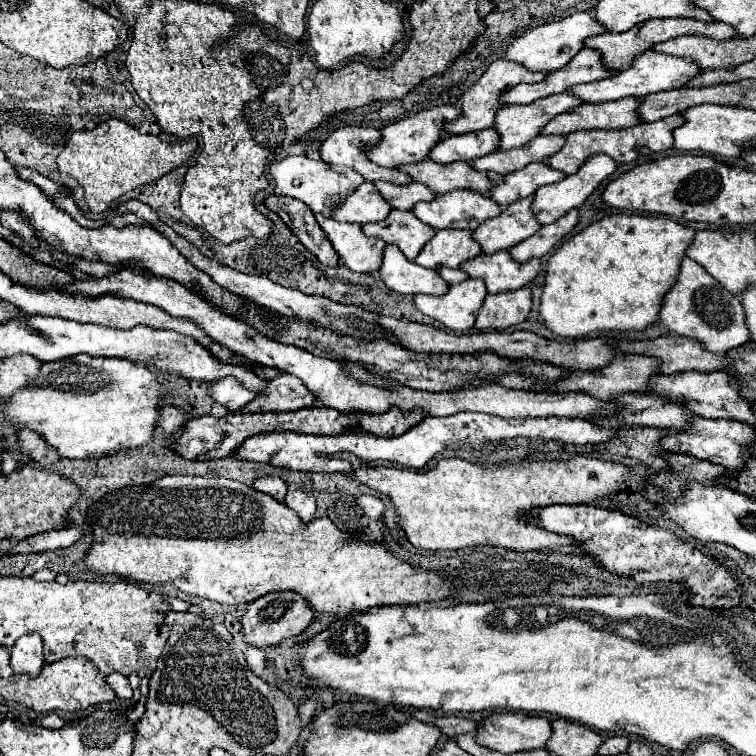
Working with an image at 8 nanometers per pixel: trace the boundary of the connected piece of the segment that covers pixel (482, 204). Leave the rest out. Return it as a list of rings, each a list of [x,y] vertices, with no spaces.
[[[454,190],[436,196],[432,202],[420,202],[412,208],[424,224],[440,228],[468,228],[474,230],[484,220],[490,220],[502,212],[490,196],[476,194],[472,190]]]

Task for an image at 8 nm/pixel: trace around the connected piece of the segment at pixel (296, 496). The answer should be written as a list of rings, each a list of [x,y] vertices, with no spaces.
[[[288,490],[286,494],[286,502],[284,502],[288,508],[292,508],[300,520],[304,524],[308,524],[312,518],[314,518],[314,512],[316,512],[316,500],[310,492],[306,490]]]

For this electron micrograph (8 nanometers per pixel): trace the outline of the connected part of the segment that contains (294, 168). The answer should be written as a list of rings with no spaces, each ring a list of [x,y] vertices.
[[[286,156],[280,162],[270,164],[270,176],[276,182],[276,188],[282,196],[292,196],[302,200],[314,214],[332,216],[334,208],[340,206],[346,196],[364,182],[364,178],[346,166],[332,166],[324,160],[312,160],[308,156]]]

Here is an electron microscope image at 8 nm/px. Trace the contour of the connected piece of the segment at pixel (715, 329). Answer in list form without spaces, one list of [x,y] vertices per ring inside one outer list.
[[[684,258],[678,282],[664,296],[664,304],[660,310],[660,322],[668,326],[668,330],[694,338],[704,344],[710,352],[728,352],[736,346],[742,346],[750,340],[750,332],[746,326],[746,316],[742,310],[742,302],[738,296],[730,294],[718,280],[714,280],[698,262]]]

